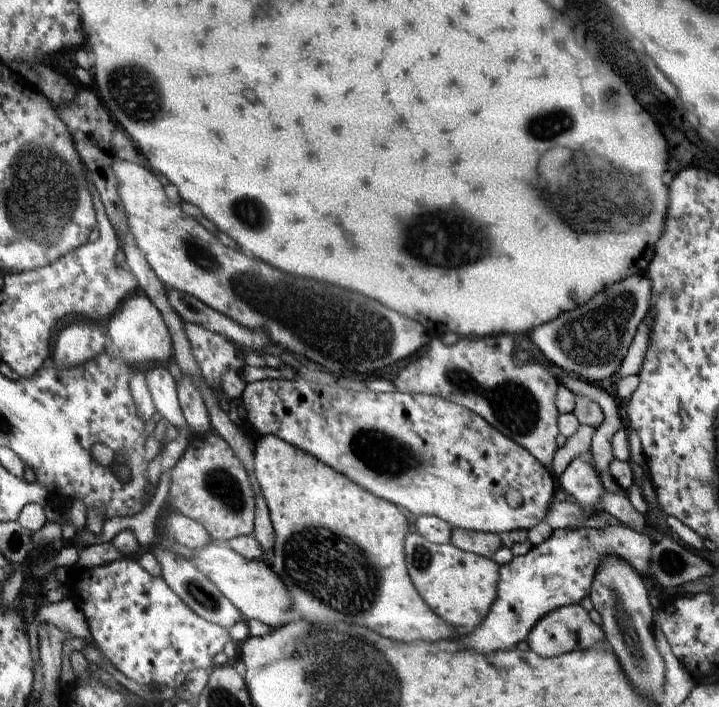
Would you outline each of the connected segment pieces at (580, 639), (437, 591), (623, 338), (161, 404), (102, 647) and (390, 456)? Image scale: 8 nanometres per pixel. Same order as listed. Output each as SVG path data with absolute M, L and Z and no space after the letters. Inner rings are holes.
M575 604L545 614L544 618L533 626L526 640L530 650L540 656L560 656L572 650L594 648L605 641L605 634L601 626L590 619L589 612L579 604Z
M416 532L406 533L405 563L424 602L450 626L472 632L486 618L497 595L500 567L492 559L464 552L452 543L437 545Z
M634 274L624 278L624 282L608 286L584 306L564 312L556 320L534 328L530 336L542 354L562 370L568 370L589 383L606 380L618 373L640 322L648 314L650 292L650 278L646 274Z
M162 366L154 367L148 370L145 375L152 402L161 418L168 420L178 430L182 426L188 426L180 408L176 381L168 369Z
M136 557L121 558L99 567L78 568L72 565L65 582L71 598L85 616L94 645L106 656L124 676L153 689L168 686L174 690L186 682L192 670L214 668L212 658L222 652L224 644L231 640L228 629L204 620L190 610L179 596L176 596L162 577L152 578Z
M299 378L293 381L289 381L288 379L264 379L246 383L245 389L239 399L242 400L242 406L246 410L246 420L248 420L246 430L249 433L257 433L258 436L268 434L278 436L284 442L288 442L292 446L296 446L296 448L312 454L314 458L318 458L320 462L327 464L330 468L336 470L336 472L344 474L346 478L349 478L352 482L364 488L364 490L368 490L368 492L378 496L378 498L383 498L417 516L428 515L441 518L444 522L448 522L451 527L494 534L501 534L502 532L513 530L528 531L533 526L544 522L544 518L548 514L548 508L555 501L554 493L558 484L552 471L544 468L523 446L516 444L511 438L504 436L499 430L490 426L479 414L450 402L445 398L396 391L388 393L375 391L356 392L354 390L344 390L344 388L340 388L335 384L321 385ZM509 490L514 490L514 492L520 491L520 506L510 506L508 504Z

